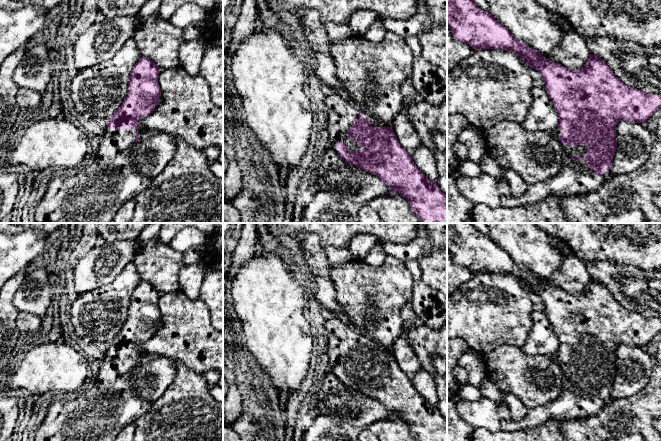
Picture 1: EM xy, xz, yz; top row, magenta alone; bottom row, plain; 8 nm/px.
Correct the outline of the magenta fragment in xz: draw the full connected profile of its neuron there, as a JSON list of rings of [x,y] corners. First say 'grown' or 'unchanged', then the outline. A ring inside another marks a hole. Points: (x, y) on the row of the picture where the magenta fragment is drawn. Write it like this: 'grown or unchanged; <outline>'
grown; [[[338,94],[324,99],[327,114],[329,148],[333,149],[347,163],[377,175],[392,189],[391,194],[401,194],[410,204],[411,209],[419,216],[421,223],[447,223],[447,195],[438,184],[429,180],[414,164],[410,154],[399,143],[391,126],[381,119],[360,110],[353,102],[343,99]]]

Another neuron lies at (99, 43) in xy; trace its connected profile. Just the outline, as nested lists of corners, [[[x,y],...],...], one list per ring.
[[[121,16],[93,24],[74,45],[75,64],[79,70],[107,61],[133,36],[134,16]]]

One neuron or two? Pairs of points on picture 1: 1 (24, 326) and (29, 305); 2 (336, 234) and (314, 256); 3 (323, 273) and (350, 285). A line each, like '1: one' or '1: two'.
1: two
2: two
3: two

